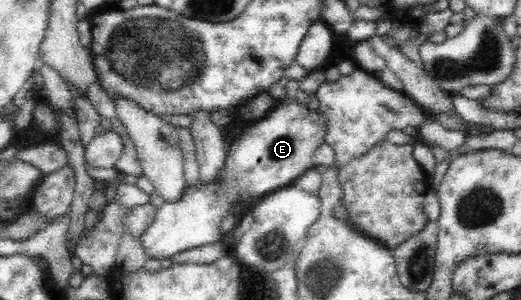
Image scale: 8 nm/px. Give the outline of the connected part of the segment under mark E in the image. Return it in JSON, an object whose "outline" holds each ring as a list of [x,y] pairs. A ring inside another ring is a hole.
{"outline":[[[287,101],[274,106],[265,118],[246,125],[228,144],[223,170],[213,182],[206,185],[189,183],[178,201],[165,201],[157,209],[153,223],[138,239],[146,250],[147,258],[163,261],[188,249],[221,242],[224,217],[238,212],[238,206],[248,208],[260,196],[294,184],[306,170],[314,167],[312,156],[325,142],[325,131],[321,111],[314,112],[306,104]]]}

